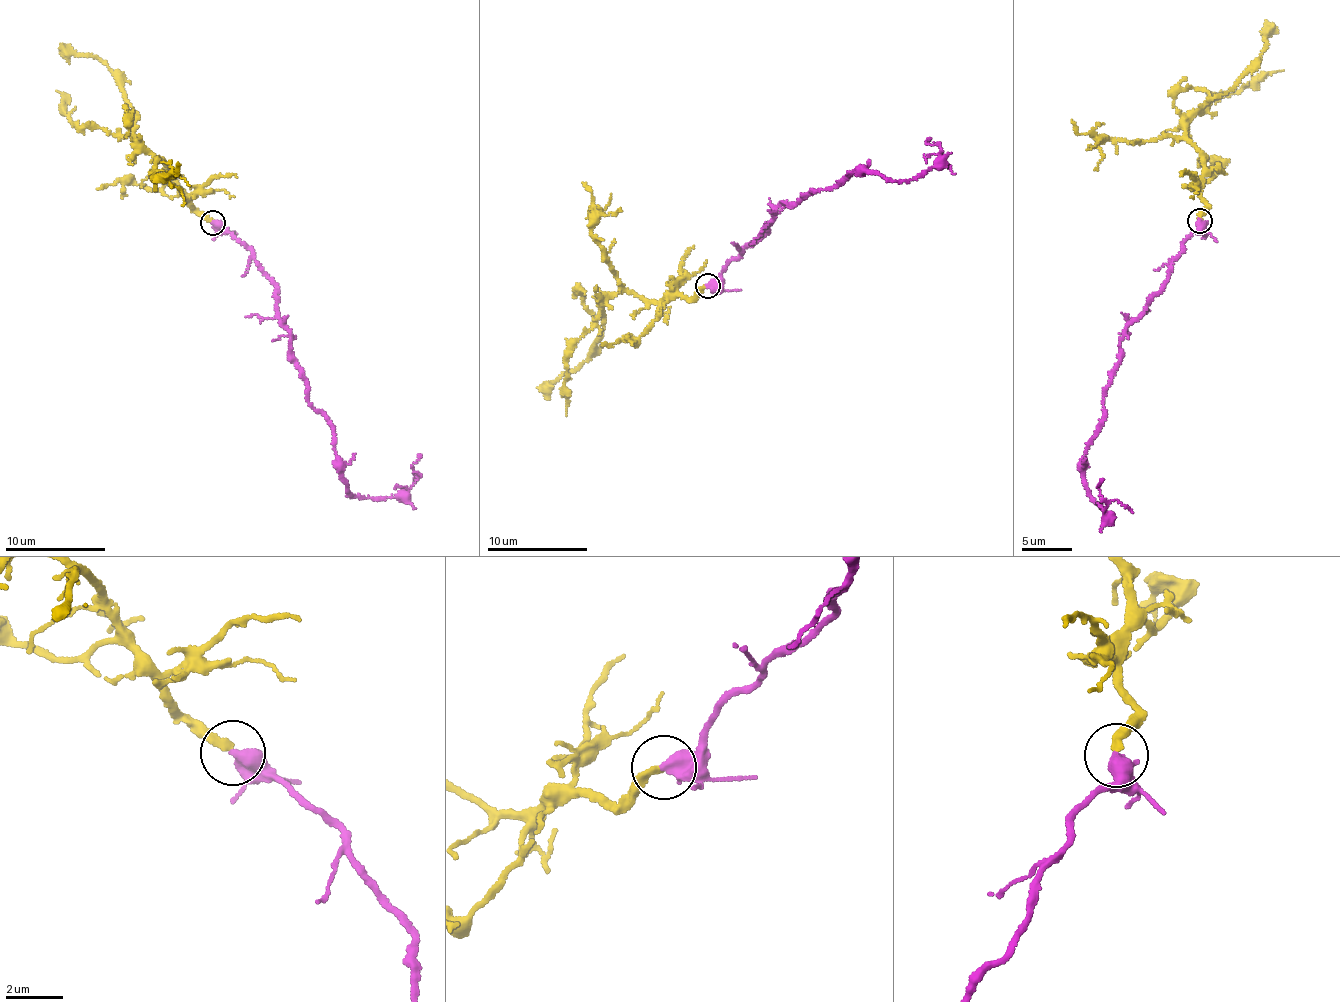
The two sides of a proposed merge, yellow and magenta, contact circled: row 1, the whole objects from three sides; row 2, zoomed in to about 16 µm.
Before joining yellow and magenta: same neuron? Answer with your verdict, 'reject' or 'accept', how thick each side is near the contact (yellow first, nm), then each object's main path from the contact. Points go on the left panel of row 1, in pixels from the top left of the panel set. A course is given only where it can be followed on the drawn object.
reject | 280/550 nm | yellow via (212, 221), (138, 146), (134, 110), (114, 72), (60, 44) | magenta via (212, 223), (275, 286), (291, 362), (330, 423), (352, 495), (398, 497), (419, 478), (420, 454)

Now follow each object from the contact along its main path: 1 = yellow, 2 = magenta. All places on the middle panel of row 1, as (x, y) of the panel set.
1: (706, 285), (692, 298), (682, 295), (662, 301), (619, 291), (599, 311), (604, 324), (590, 359), (537, 387)
2: (707, 285), (766, 232), (782, 203), (794, 206), (858, 171), (909, 180), (936, 164), (942, 148), (930, 140)

